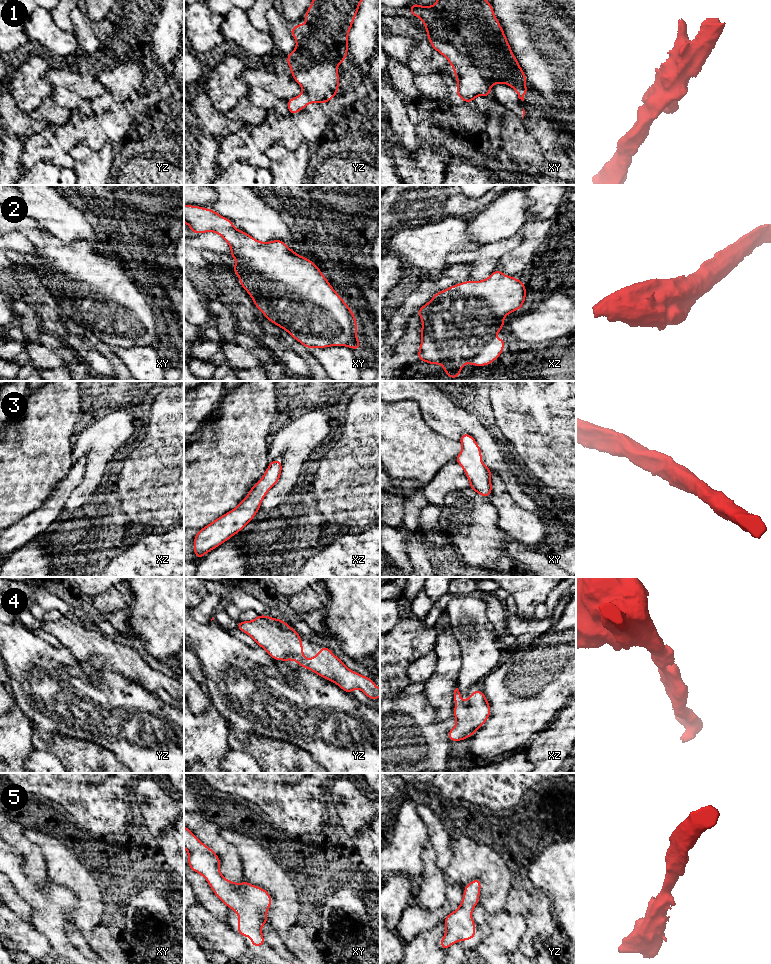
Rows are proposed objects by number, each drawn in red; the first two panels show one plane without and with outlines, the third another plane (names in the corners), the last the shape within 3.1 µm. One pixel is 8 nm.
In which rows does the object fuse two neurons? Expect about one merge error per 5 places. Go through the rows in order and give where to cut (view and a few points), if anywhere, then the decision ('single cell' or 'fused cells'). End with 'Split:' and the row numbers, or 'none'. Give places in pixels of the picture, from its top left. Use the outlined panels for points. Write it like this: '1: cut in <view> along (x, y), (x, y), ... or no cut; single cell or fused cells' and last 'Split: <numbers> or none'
1: no cut; single cell
2: no cut; single cell
3: no cut; single cell
4: no cut; single cell
5: no cut; single cell
Split: none

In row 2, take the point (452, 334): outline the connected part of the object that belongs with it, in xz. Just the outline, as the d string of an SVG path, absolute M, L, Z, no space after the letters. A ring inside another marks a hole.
M498 268L484 280L467 280L435 293L432 299L417 311L422 320L422 340L416 358L430 365L441 364L451 379L460 375L465 363L473 366L491 364L502 354L505 345L505 339L495 338L494 335L503 330L505 316L520 310L525 300L525 284L518 278L504 275Z

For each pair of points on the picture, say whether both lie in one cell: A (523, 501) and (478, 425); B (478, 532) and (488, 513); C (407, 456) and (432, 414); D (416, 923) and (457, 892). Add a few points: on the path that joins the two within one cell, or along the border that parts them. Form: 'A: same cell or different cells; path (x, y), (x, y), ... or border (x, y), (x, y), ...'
A: same cell; path (511, 482), (509, 475), (493, 458), (487, 444)
B: same cell; path (478, 527), (478, 523), (483, 518)
C: different cells; border (415, 402), (423, 420), (436, 432), (446, 436)
D: same cell; path (427, 920), (439, 915), (451, 903)

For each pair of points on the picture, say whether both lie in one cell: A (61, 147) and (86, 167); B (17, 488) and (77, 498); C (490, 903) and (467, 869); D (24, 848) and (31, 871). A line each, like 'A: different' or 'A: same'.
A: different
B: different
C: same
D: same

